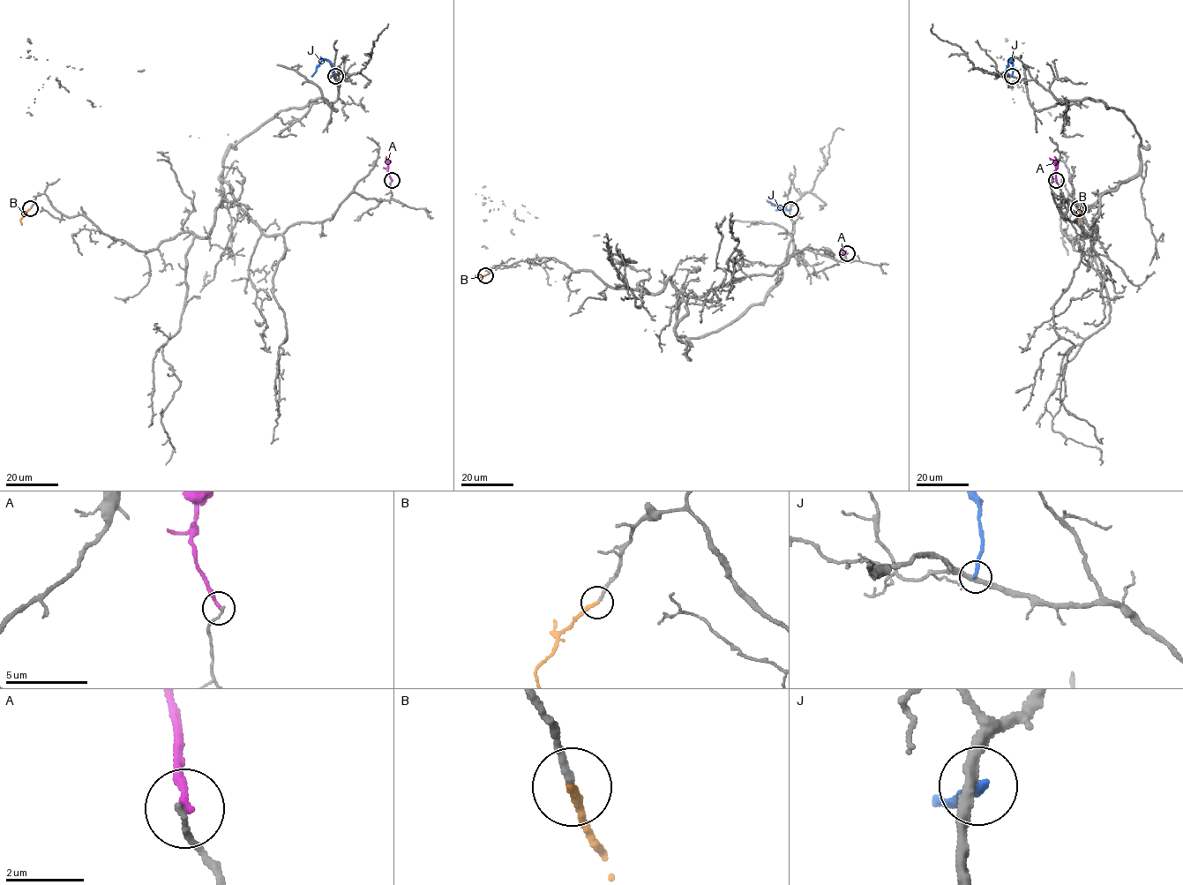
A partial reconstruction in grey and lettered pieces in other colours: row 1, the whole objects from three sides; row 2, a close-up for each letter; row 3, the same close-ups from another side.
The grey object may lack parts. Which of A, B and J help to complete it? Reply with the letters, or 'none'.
B

